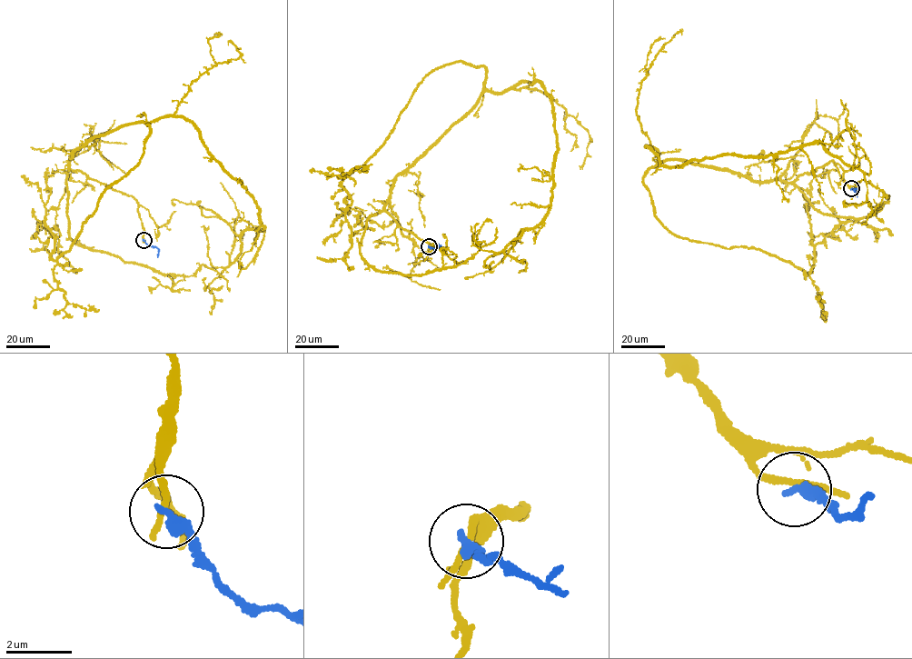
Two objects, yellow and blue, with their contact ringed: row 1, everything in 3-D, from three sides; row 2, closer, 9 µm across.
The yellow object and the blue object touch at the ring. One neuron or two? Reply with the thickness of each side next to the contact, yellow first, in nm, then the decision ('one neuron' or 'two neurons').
160 nm thick on the yellow side, 360 nm on the other; two neurons

